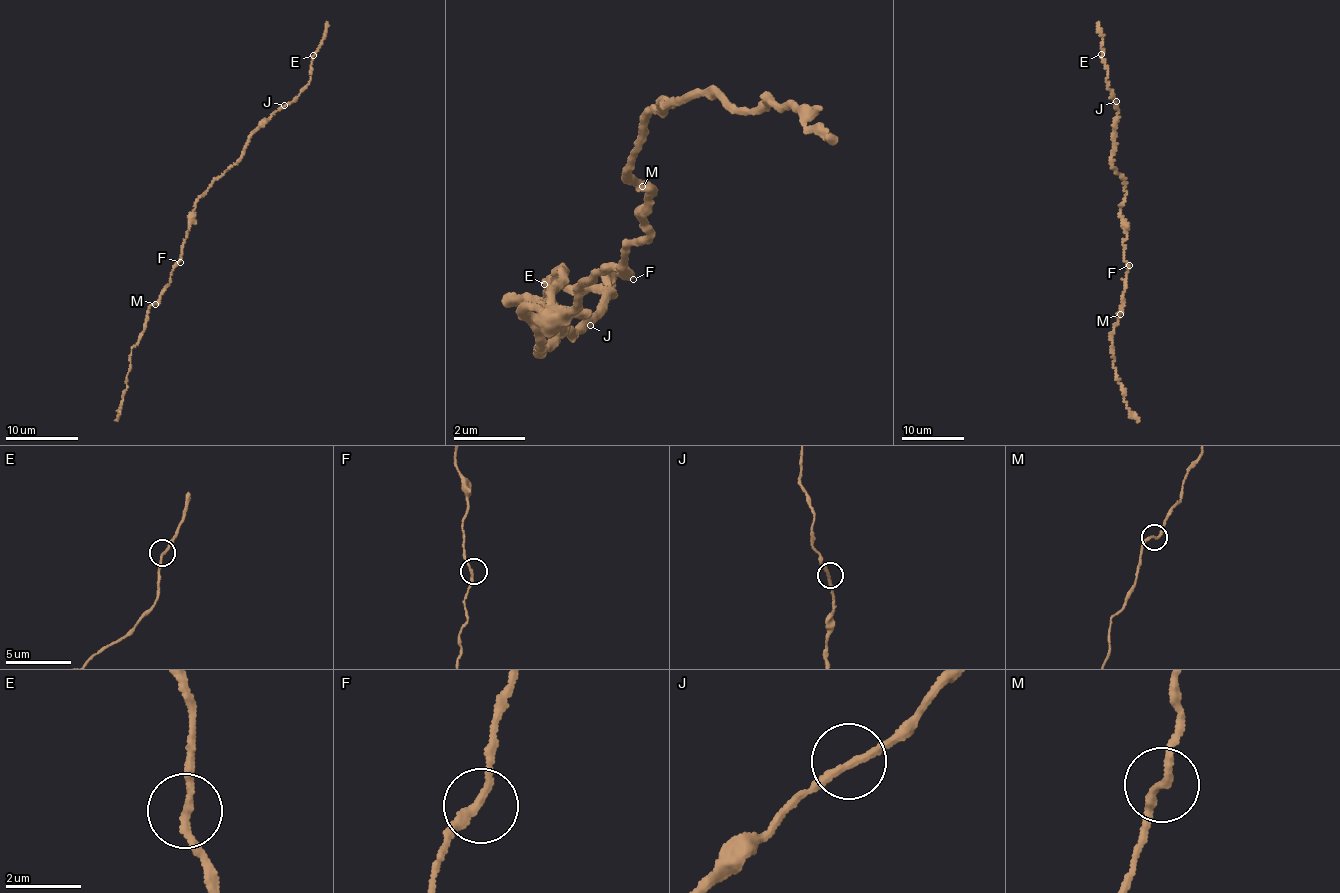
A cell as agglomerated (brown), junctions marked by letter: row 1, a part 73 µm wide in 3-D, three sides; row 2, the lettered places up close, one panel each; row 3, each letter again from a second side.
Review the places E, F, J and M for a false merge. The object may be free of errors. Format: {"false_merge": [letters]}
{"false_merge": ["M"]}

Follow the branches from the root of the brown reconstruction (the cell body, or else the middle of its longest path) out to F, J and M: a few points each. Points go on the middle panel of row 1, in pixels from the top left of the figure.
F: (535, 314), (575, 304), (572, 307), (585, 299), (582, 286), (620, 263), (633, 279)
J: (535, 314), (516, 317), (539, 341), (534, 352), (554, 330), (560, 275), (533, 312), (574, 343), (590, 325)
M: (535, 314), (572, 307), (585, 299), (582, 286), (620, 263), (631, 267), (631, 239), (654, 233), (641, 187)

